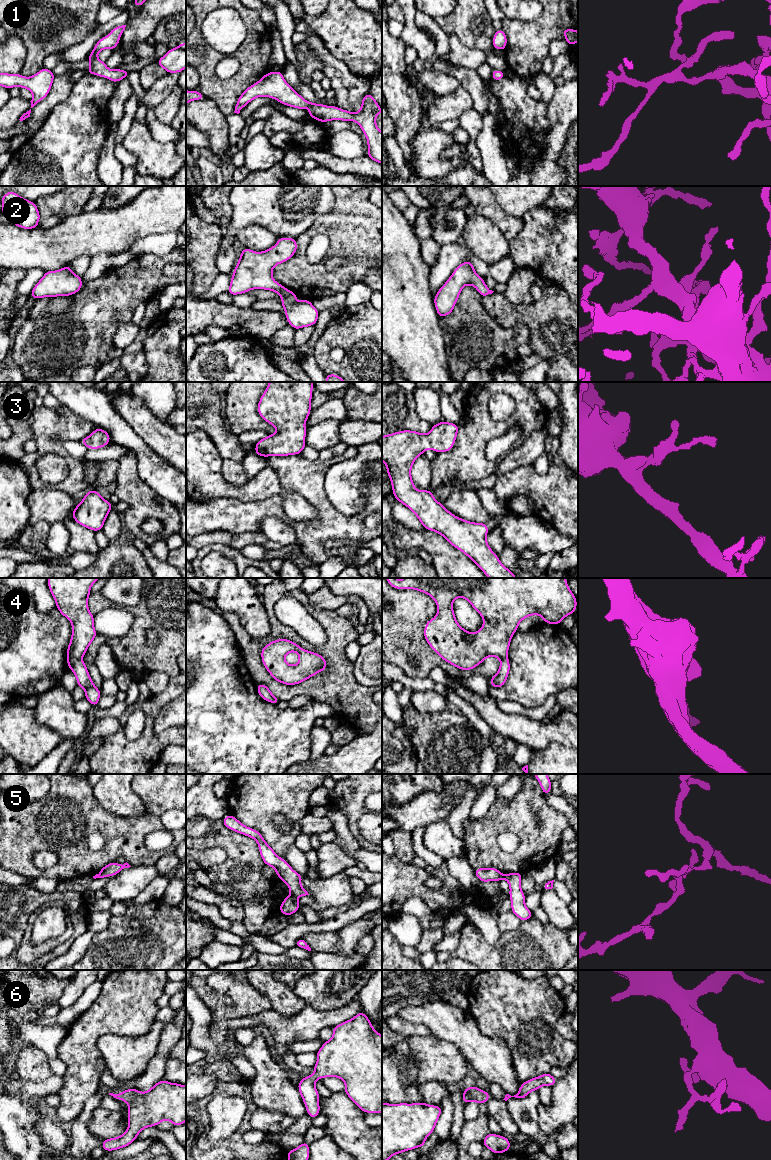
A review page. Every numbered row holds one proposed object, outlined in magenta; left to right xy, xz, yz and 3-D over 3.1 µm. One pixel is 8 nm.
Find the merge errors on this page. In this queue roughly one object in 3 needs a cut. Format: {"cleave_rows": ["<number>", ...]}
{"cleave_rows": ["4", "5"]}

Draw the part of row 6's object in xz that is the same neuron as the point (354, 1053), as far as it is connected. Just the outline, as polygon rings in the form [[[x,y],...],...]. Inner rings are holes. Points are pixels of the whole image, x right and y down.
[[[363,1011],[359,1012],[352,1019],[333,1026],[333,1036],[330,1040],[323,1042],[322,1047],[316,1052],[317,1062],[314,1066],[314,1073],[301,1078],[298,1090],[306,1106],[307,1114],[314,1119],[320,1113],[320,1095],[315,1087],[319,1078],[336,1077],[345,1083],[344,1092],[364,1113],[382,1114],[382,1036],[376,1031],[369,1018]]]

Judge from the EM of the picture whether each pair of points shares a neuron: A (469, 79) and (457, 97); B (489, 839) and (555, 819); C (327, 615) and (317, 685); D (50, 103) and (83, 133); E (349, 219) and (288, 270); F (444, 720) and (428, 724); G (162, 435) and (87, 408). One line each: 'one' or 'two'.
A: two
B: one
C: one
D: two
E: one
F: one
G: two

